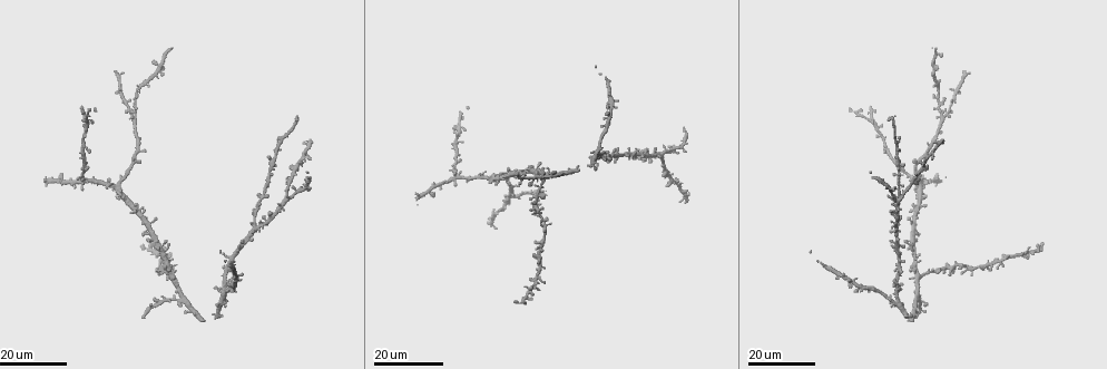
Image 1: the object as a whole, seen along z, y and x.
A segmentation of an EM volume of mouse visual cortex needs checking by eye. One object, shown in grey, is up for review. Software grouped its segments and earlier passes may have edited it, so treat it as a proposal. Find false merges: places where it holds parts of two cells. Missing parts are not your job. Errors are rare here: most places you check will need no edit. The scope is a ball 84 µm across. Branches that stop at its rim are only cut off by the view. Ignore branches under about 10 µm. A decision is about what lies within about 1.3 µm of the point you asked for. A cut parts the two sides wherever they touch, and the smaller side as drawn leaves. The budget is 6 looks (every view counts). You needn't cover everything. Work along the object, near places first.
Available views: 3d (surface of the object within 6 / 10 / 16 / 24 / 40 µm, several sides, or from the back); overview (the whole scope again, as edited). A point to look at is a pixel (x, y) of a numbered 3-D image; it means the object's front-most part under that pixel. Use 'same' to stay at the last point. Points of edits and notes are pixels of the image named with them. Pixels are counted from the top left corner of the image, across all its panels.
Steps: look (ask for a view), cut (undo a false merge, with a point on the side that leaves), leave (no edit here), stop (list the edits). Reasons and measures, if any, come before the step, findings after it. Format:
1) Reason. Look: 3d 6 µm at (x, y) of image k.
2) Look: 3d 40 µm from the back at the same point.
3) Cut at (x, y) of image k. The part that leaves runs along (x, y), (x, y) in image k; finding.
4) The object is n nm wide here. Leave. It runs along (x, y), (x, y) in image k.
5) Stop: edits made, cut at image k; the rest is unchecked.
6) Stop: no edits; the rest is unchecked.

Look: 3d 24 µm at (286, 198) of image 1.

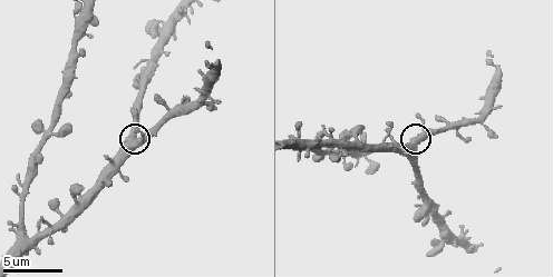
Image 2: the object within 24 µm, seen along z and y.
Look: 3d 6 µm at (133, 139) of image 2.

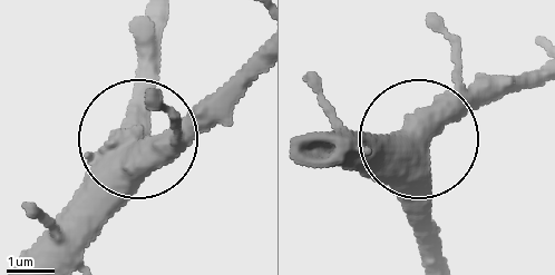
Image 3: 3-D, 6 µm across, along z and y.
The object is 560 nm wide here. Leave. It runs along (22, 254), (126, 146), (186, 130), (218, 102) in image 3; one cell here.

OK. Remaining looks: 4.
Three-way junction. Look: 3d 16 µm at (178, 298) of image 1.

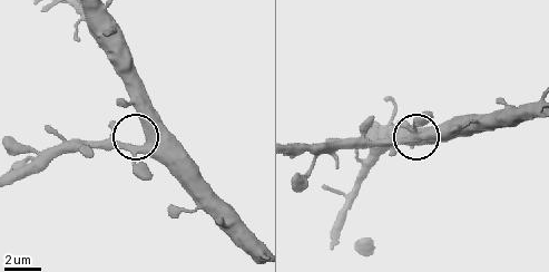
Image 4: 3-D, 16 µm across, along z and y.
Zoom in. Look: 3d 6 µm at (420, 135) of image 4.

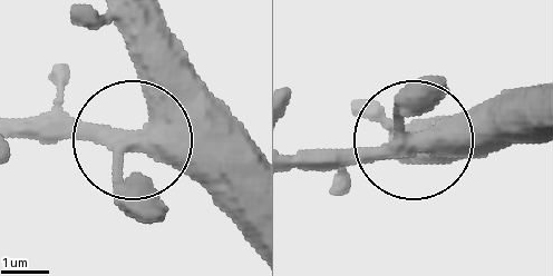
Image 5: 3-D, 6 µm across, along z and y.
The side arm is 14 µm long. Leave. It runs along (123, 20), (143, 128), (123, 140), (16, 140) in image 5; all the same cell.

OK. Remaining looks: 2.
Three-way junction. Look: 3d 10 µm at (30, 238) of image 2.

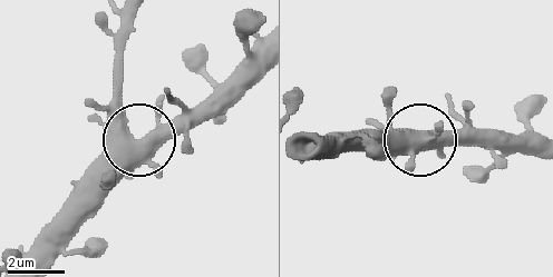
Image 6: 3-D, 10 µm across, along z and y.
The object is 530 nm wide here. Leave. All the same cell.

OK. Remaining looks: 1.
Stop: no edits; the rest is unchecked.

